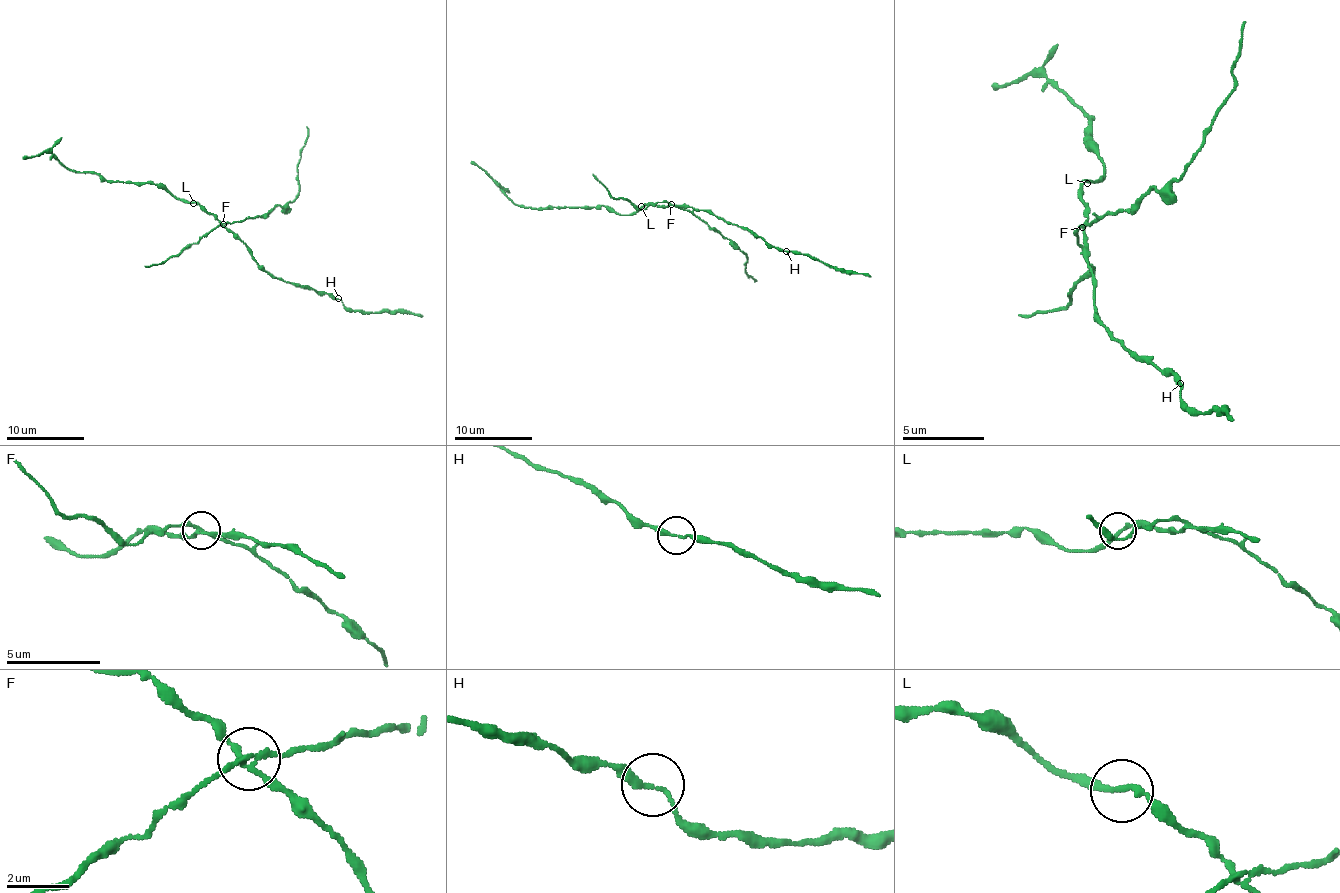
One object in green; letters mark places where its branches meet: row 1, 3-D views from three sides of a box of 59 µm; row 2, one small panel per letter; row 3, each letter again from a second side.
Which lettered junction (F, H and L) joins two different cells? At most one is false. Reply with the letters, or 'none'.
F

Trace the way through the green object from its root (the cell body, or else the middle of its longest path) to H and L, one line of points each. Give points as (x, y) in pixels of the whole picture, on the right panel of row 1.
H: (1087, 236), (1087, 269), (1095, 285), (1095, 314), (1132, 355), (1144, 355), (1152, 363), (1165, 367), (1181, 384)
L: (1087, 236), (1083, 232), (1083, 224), (1087, 219), (1083, 187), (1087, 183)

